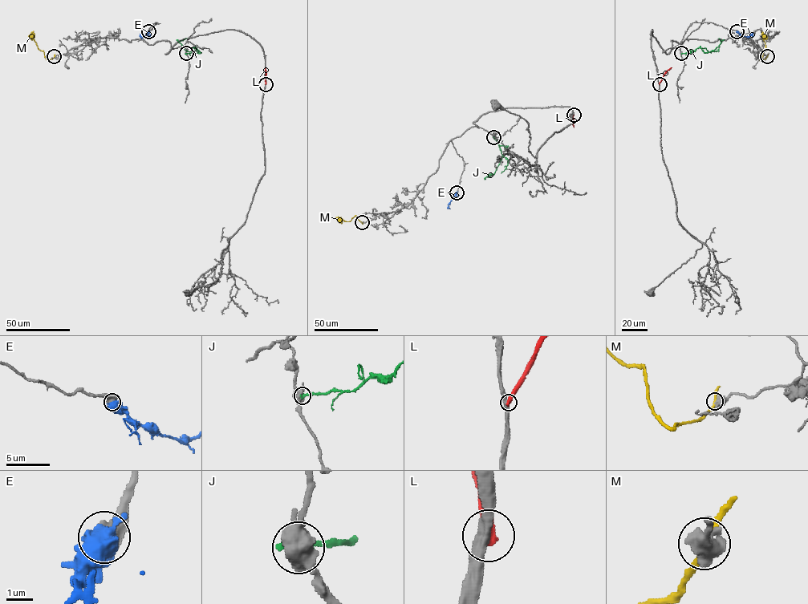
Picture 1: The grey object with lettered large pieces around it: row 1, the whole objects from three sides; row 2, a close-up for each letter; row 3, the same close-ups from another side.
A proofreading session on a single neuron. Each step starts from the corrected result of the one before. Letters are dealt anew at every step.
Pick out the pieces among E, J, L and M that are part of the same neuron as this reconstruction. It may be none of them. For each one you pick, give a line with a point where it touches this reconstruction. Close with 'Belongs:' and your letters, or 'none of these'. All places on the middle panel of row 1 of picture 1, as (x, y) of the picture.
E: Touches grey at (456, 192)
Belongs: E

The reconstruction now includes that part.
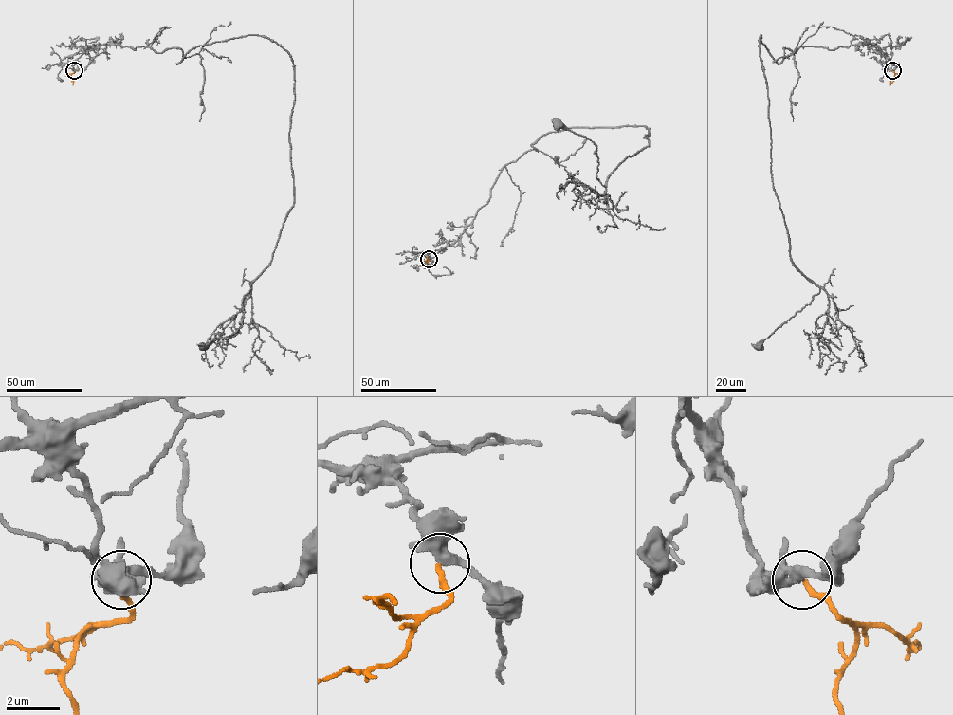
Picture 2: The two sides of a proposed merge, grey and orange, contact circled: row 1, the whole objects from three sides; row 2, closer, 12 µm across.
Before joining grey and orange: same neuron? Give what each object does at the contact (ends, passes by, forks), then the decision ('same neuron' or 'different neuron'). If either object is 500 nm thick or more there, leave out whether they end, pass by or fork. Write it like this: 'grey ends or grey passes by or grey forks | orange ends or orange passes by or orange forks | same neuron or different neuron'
grey forks | orange ends | different neuron

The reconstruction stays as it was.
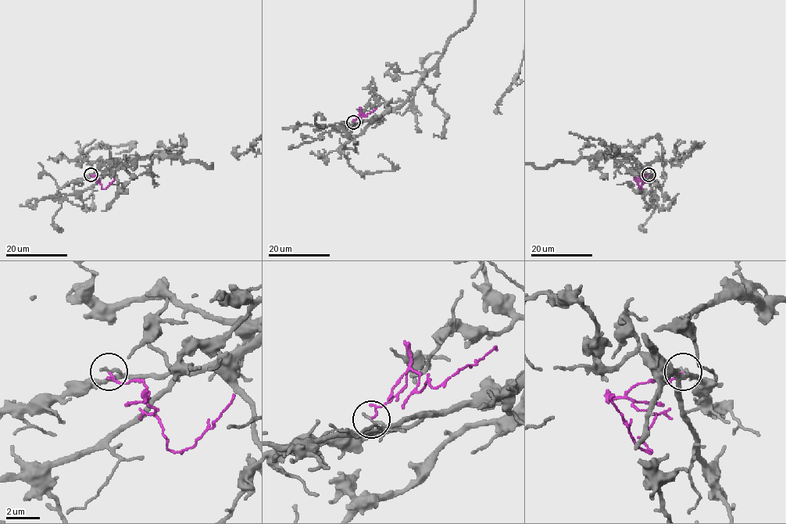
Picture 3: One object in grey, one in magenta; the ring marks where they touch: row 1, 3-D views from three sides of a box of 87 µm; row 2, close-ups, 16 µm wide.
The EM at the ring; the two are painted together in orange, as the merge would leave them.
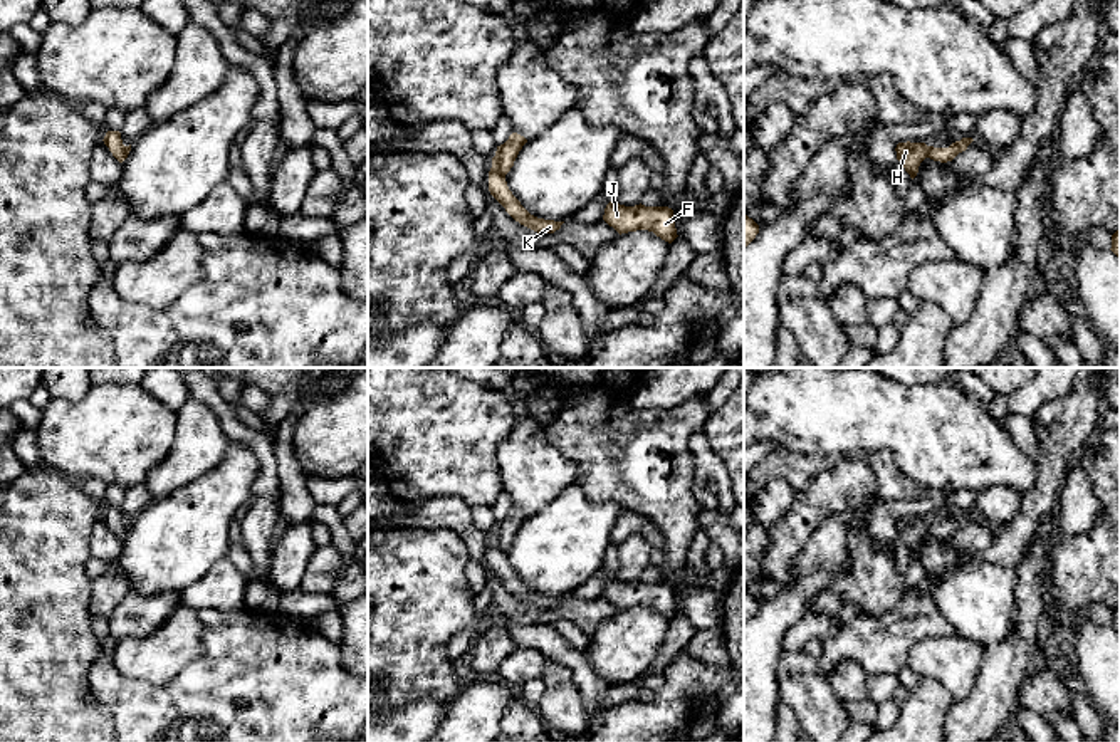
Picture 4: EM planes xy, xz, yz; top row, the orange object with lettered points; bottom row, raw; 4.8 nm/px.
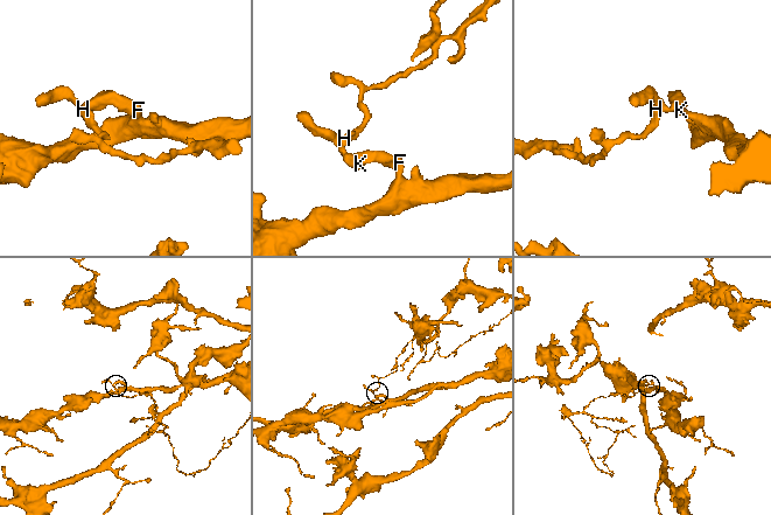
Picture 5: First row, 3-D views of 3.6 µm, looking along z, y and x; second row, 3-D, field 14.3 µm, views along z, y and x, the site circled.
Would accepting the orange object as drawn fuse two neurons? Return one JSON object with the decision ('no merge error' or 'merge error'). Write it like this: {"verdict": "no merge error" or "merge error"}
{"verdict": "merge error"}

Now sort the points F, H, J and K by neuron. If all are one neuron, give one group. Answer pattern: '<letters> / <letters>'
F J K / H

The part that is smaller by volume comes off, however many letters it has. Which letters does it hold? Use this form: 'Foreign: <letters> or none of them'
Foreign: H

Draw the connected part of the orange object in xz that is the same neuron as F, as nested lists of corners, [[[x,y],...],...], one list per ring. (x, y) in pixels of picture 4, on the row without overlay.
[[[611,576],[604,584],[603,596],[620,611],[636,606],[648,606],[668,619],[678,613],[673,586],[668,583],[645,583],[641,579],[625,583]]]

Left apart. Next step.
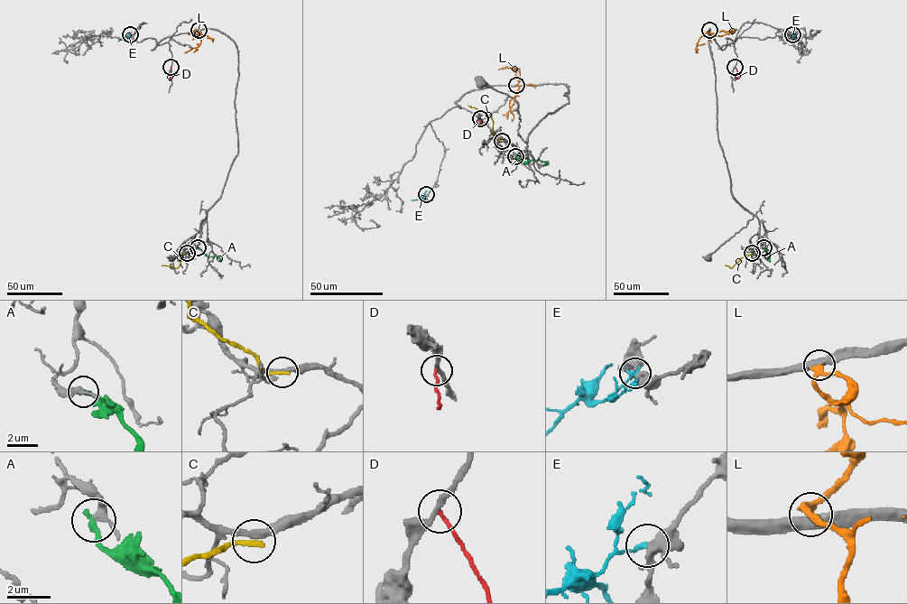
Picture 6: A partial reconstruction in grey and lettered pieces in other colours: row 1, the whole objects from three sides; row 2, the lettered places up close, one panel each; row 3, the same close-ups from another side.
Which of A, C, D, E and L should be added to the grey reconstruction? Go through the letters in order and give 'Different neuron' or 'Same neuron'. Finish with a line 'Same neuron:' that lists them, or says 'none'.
A: Different neuron
C: Different neuron
D: Different neuron
E: Different neuron
L: Different neuron
Same neuron: none

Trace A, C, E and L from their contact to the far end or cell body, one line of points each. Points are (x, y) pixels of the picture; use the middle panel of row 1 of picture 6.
A: (515, 156), (526, 162), (540, 160), (544, 165)
C: (502, 141), (493, 135), (492, 117), (468, 106)
E: (426, 194), (411, 199)
L: (516, 85), (519, 69), (498, 69)

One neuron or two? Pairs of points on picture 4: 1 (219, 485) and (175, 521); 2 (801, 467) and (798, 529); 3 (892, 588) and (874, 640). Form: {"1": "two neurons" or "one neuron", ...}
{"1": "one neuron", "2": "two neurons", "3": "two neurons"}

